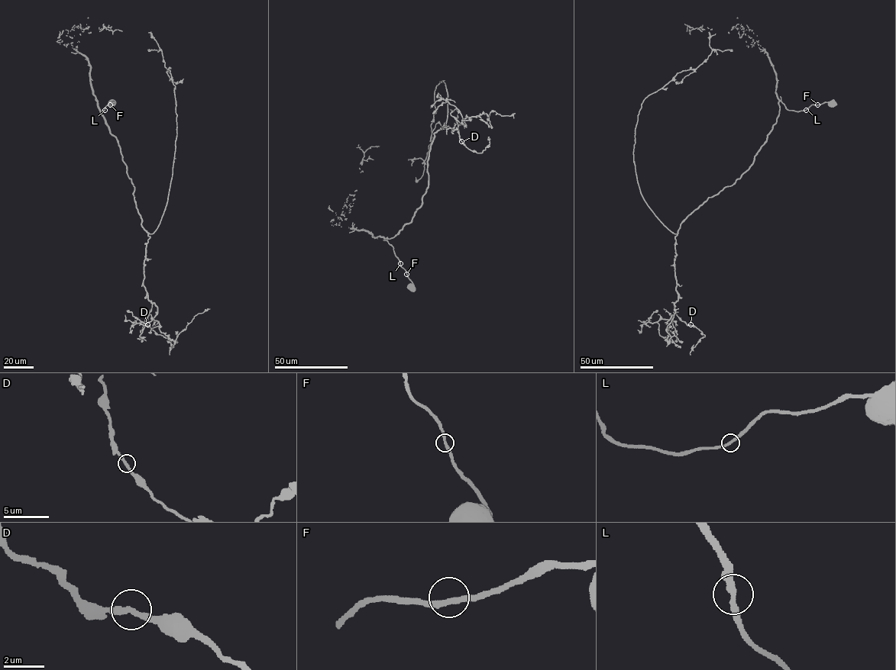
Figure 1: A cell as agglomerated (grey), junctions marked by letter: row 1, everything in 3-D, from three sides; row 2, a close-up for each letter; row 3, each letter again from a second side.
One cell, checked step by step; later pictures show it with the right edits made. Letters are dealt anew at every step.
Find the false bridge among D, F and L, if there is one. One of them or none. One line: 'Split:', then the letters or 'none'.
Split: none

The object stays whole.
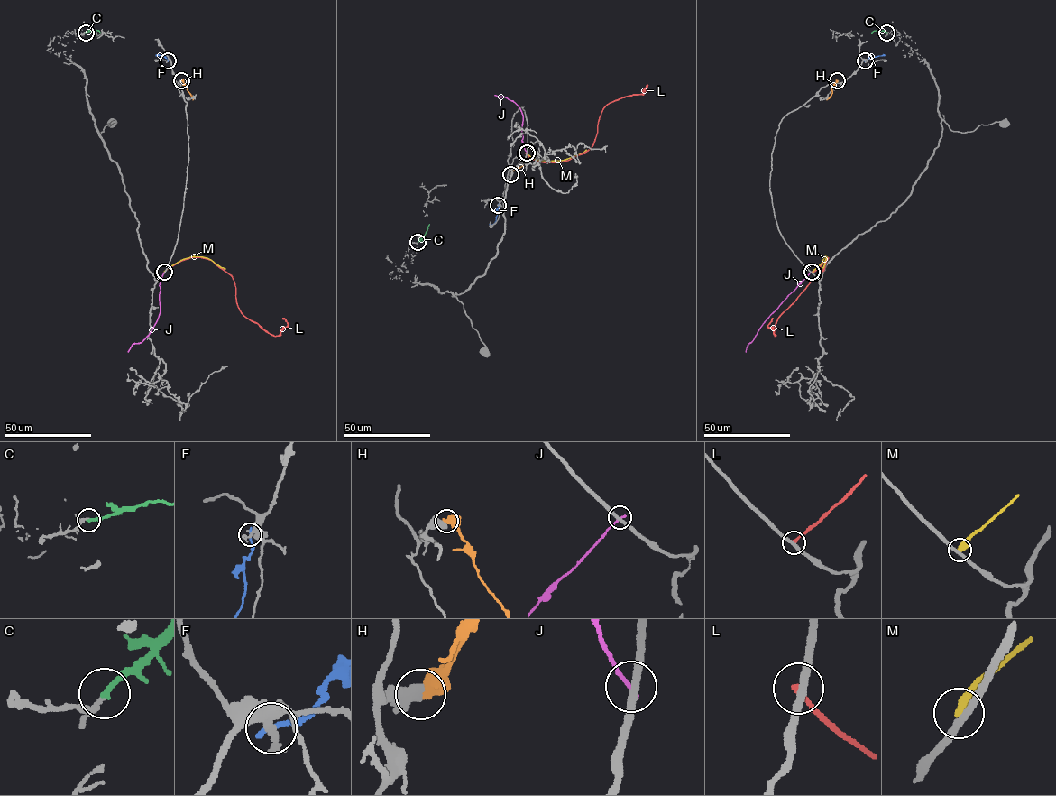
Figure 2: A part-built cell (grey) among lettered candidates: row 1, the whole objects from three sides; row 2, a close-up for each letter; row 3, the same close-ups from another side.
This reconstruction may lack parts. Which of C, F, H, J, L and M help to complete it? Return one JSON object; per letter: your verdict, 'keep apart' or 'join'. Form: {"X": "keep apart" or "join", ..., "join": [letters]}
{"C": "keep apart", "F": "keep apart", "H": "keep apart", "J": "keep apart", "L": "keep apart", "M": "keep apart", "join": []}

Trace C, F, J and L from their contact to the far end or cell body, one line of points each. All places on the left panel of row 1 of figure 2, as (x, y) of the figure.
C: (85, 32), (95, 30), (100, 33)
F: (167, 60), (166, 56), (155, 55)
J: (164, 272), (159, 284), (160, 312), (147, 337), (141, 342), (133, 344), (128, 352)
L: (163, 273), (192, 257), (207, 258), (233, 279), (236, 303), (247, 318), (274, 336), (288, 325), (281, 319)

